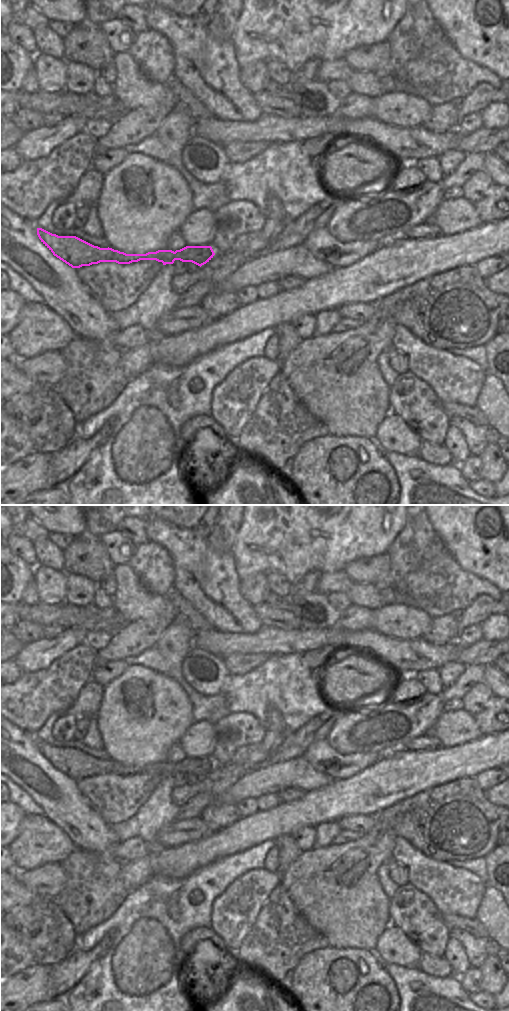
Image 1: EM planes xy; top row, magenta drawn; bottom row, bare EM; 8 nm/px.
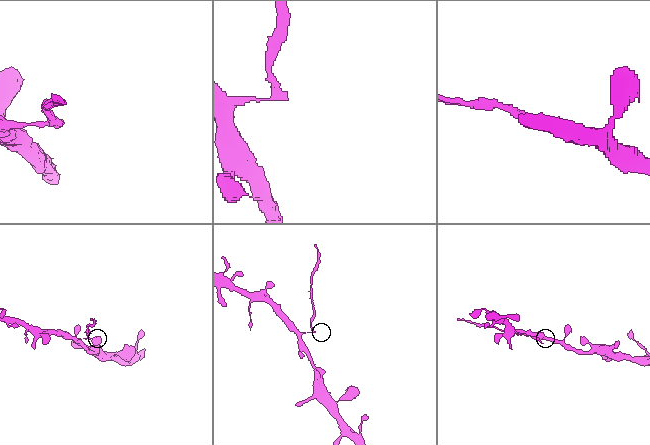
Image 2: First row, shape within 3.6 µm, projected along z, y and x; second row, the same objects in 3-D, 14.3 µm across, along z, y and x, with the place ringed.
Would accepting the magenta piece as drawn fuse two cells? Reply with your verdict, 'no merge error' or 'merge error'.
merge error

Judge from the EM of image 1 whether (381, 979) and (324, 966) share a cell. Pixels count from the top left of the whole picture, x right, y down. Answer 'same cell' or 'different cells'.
same cell

